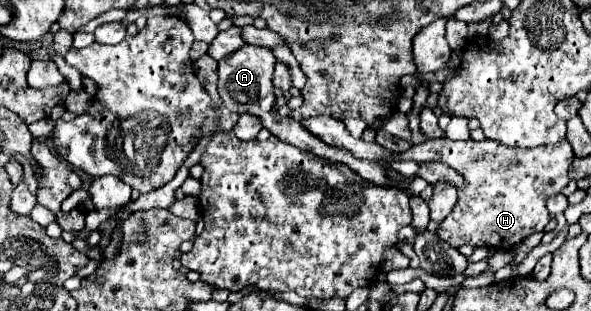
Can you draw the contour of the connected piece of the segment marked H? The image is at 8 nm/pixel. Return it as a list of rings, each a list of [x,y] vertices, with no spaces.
[[[315,116],[301,122],[313,136],[321,138],[329,146],[337,146],[355,154],[355,158],[387,166],[391,160],[415,160],[415,162],[443,162],[455,168],[465,176],[467,186],[458,188],[458,200],[453,212],[439,224],[437,236],[449,242],[453,248],[461,244],[489,246],[497,250],[511,250],[527,236],[541,232],[551,216],[545,208],[545,200],[553,194],[559,194],[567,182],[567,170],[575,158],[569,140],[561,140],[555,146],[537,146],[537,148],[513,148],[497,140],[467,140],[455,142],[449,138],[425,140],[423,144],[411,146],[407,152],[393,154],[377,142],[365,142],[363,138],[353,138],[343,122],[329,116]]]

